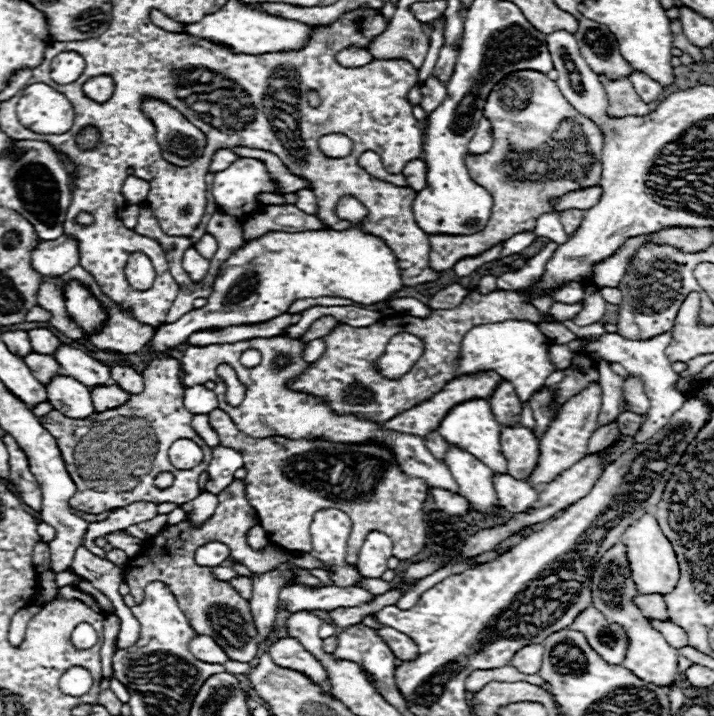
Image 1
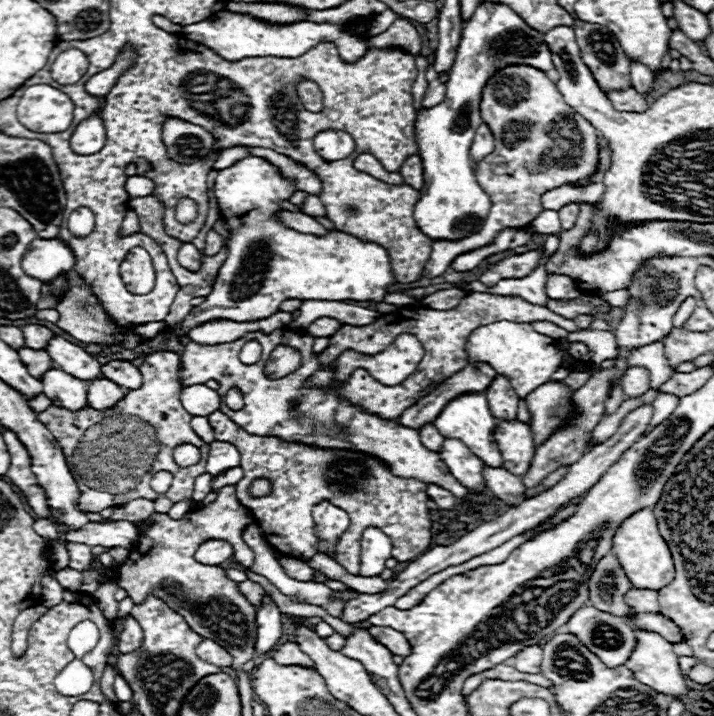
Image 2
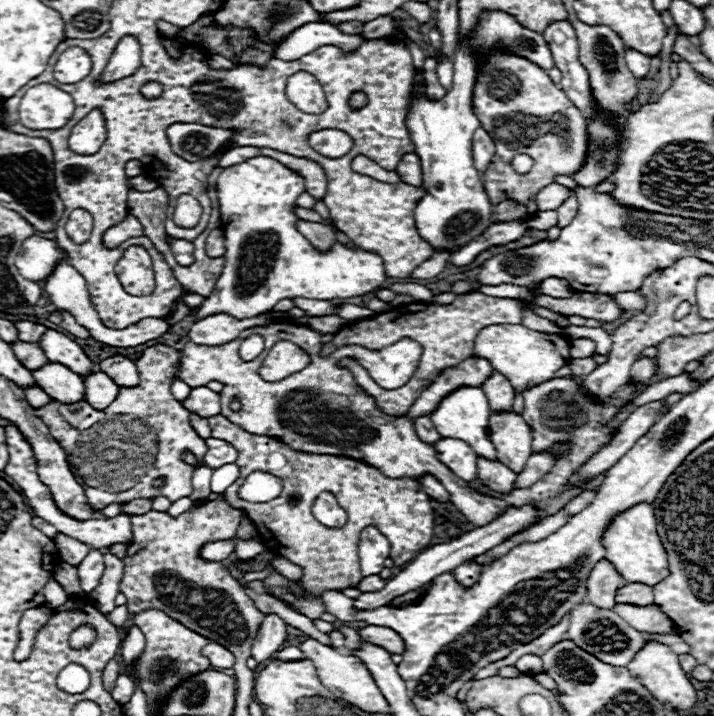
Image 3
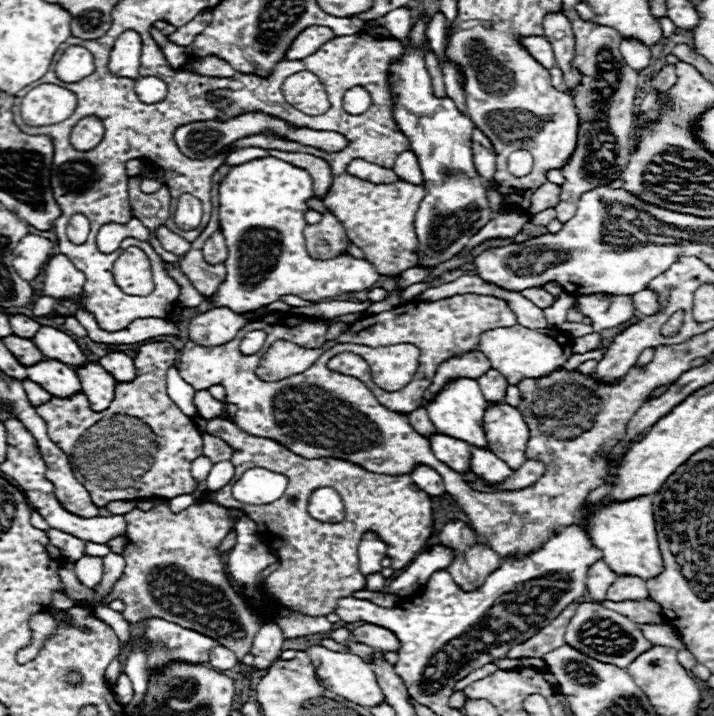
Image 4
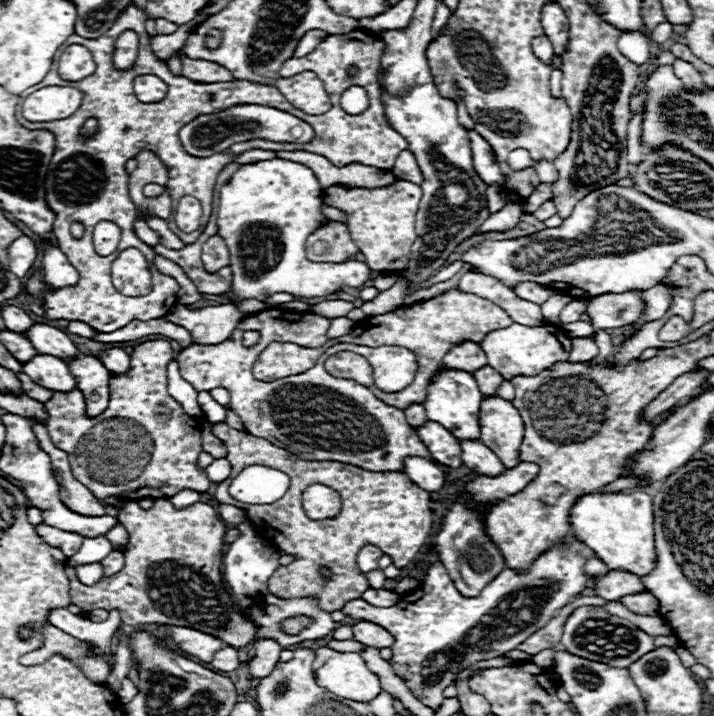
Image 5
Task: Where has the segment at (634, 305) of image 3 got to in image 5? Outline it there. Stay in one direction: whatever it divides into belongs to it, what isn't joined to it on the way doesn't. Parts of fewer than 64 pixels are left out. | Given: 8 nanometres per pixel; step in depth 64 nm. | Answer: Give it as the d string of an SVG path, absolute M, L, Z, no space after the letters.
M654 286L646 292L642 292L642 300L646 300L646 312L644 312L646 320L662 318L662 314L670 306L670 294L664 286Z

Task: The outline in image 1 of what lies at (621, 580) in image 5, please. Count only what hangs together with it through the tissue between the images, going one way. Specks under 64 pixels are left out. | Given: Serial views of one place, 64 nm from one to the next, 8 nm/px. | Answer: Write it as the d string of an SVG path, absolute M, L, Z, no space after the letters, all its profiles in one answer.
M640 594L636 598L636 604L640 608L640 612L650 618L650 620L670 620L668 612L666 612L666 604L664 604L664 598L660 594Z

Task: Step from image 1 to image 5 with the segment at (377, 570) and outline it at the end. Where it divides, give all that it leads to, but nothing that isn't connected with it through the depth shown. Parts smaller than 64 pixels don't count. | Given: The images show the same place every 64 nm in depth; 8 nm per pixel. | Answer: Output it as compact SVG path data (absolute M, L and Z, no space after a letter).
M374 544L362 546L360 552L358 552L358 568L360 568L360 572L368 574L372 570L378 570L378 560L382 556L384 556L384 552L378 546L374 546Z

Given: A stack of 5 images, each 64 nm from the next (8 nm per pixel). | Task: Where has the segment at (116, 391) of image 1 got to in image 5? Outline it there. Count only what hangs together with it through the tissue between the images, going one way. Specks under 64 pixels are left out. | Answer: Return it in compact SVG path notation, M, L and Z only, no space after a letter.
M82 356L76 360L70 360L70 372L78 380L78 390L90 398L94 392L98 394L98 408L88 410L90 416L98 416L108 408L110 402L110 372L102 366L102 362L94 356Z

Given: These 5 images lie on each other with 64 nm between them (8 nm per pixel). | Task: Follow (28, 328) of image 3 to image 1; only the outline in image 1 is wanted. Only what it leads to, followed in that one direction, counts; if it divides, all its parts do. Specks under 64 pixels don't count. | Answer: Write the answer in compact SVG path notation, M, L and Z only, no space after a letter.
M34 328L28 332L30 336L30 342L32 342L32 348L34 352L42 352L42 354L54 354L60 346L60 340L46 328Z

